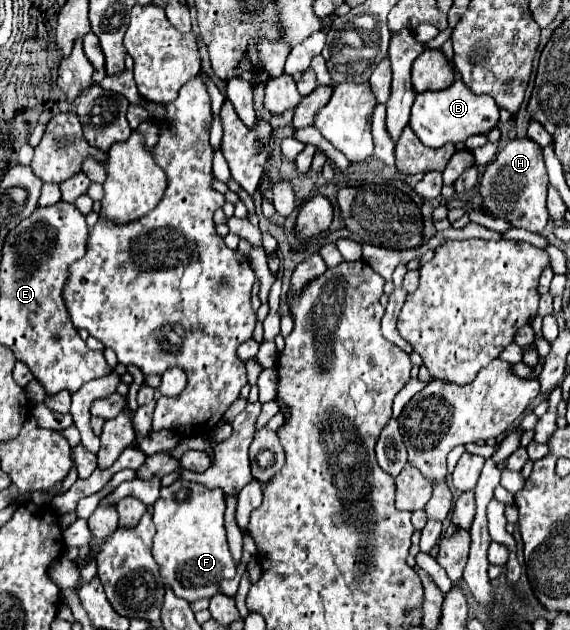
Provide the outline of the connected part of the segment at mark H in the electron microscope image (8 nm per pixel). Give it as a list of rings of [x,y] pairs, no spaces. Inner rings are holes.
[[[514,138],[510,140],[498,154],[496,160],[490,162],[480,178],[482,204],[494,216],[508,218],[512,226],[526,228],[530,232],[542,232],[548,222],[546,210],[546,192],[548,192],[548,176],[542,158],[542,148],[530,138]]]

